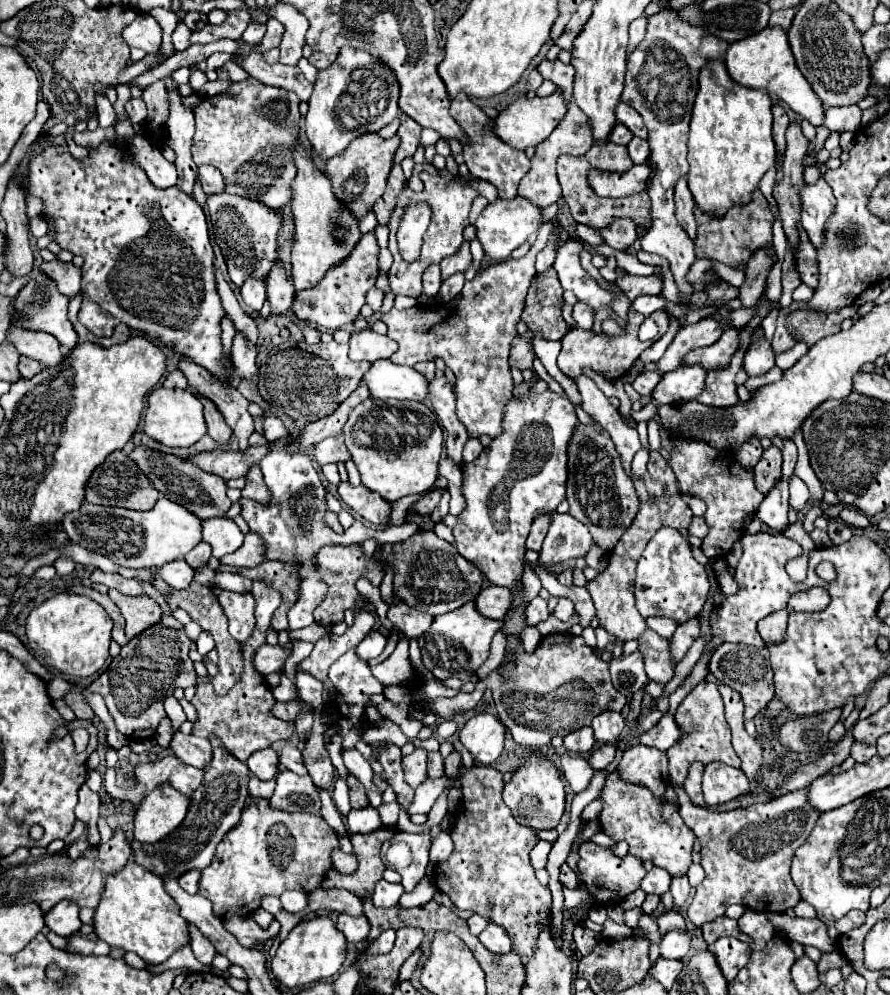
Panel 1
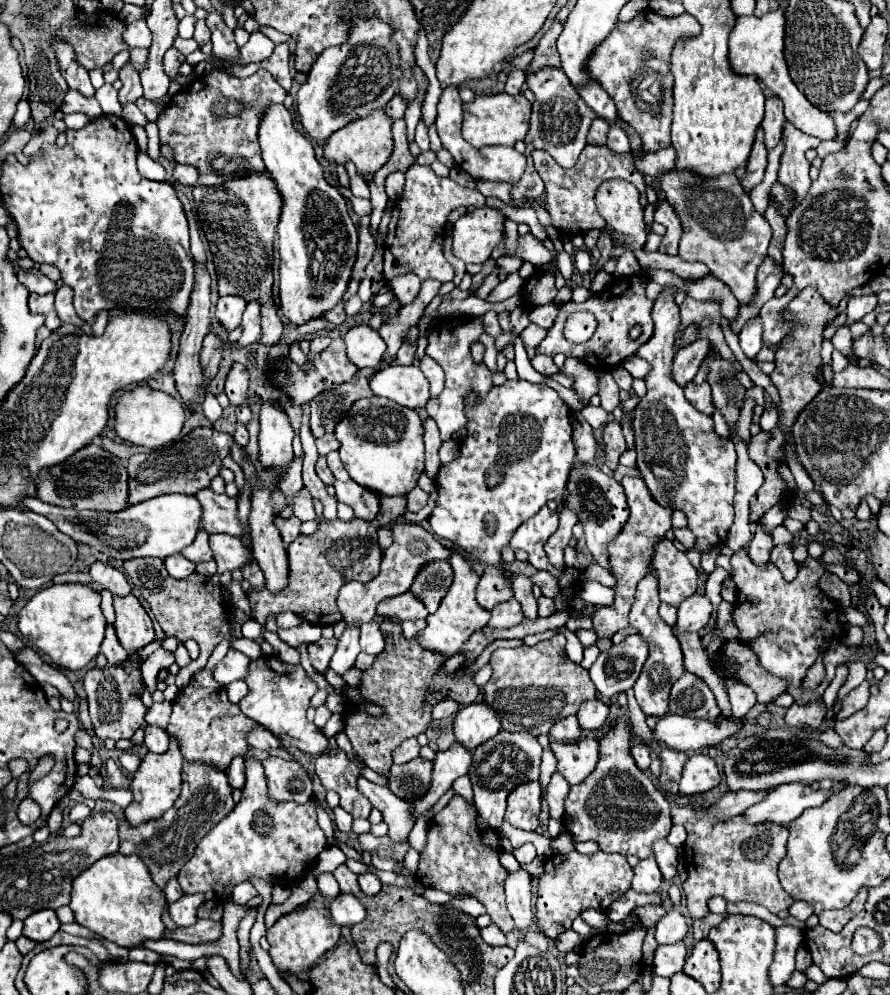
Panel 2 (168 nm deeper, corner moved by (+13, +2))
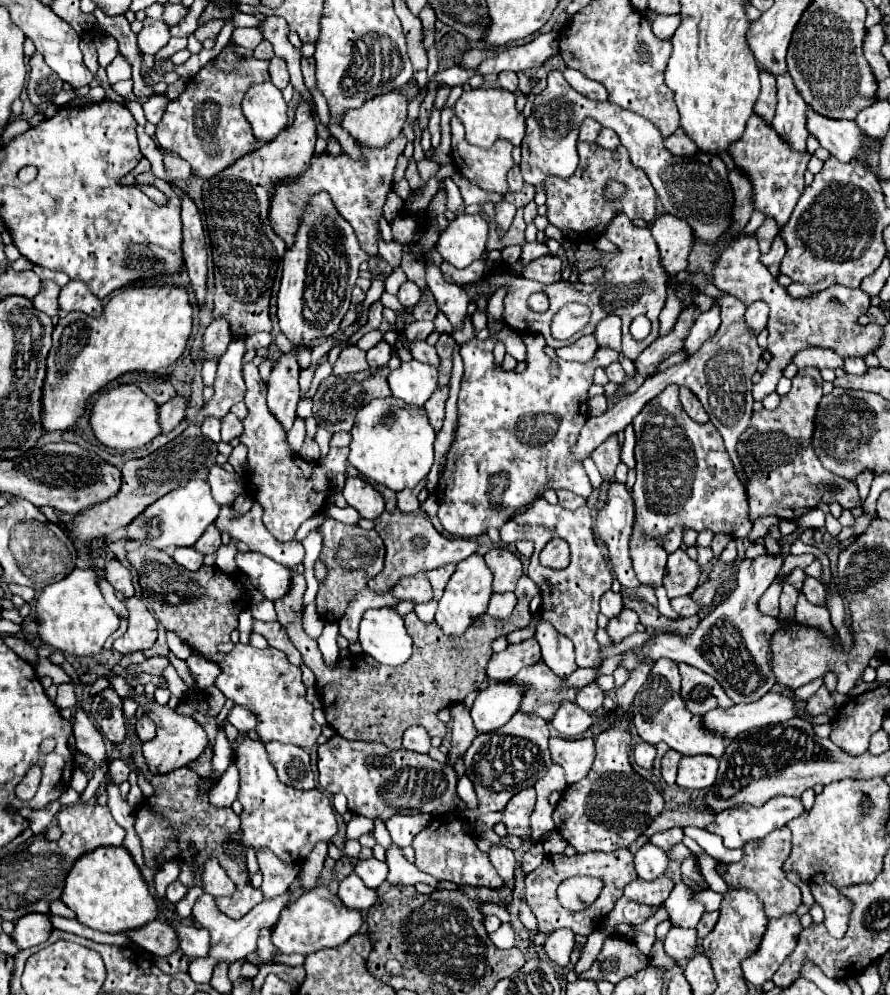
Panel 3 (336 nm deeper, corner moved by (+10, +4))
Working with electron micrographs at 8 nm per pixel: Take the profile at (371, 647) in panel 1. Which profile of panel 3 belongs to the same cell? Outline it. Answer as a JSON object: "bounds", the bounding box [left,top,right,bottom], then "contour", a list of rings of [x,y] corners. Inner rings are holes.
{"bounds":[359,608,413,666],"contour":[[[393,608],[367,610],[359,628],[359,642],[365,654],[387,666],[403,664],[413,650],[403,618]]]}

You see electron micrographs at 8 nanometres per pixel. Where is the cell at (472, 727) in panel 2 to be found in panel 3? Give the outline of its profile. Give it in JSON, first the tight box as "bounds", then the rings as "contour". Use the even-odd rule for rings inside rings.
{"bounds":[471,684,523,734],"contour":[[[489,684],[473,702],[471,718],[479,734],[501,728],[519,708],[523,686],[515,684]]]}

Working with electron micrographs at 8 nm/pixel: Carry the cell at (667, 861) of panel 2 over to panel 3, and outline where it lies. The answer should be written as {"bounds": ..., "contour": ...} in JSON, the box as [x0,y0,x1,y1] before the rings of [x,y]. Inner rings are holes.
{"bounds":[649,828,683,854],"contour":[[[671,828],[671,830],[665,830],[665,832],[657,832],[649,838],[649,842],[657,848],[661,848],[665,854],[683,840],[683,830],[681,828]]]}

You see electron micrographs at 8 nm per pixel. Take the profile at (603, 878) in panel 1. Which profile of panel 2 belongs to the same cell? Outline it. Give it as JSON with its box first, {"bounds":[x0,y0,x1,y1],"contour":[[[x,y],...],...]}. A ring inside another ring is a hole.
{"bounds":[536,852,632,938],"contour":[[[570,852],[566,856],[562,854],[552,854],[550,858],[544,860],[544,874],[538,878],[538,896],[536,896],[536,926],[546,938],[556,938],[558,934],[566,932],[572,928],[574,918],[578,918],[584,910],[600,910],[606,912],[610,904],[620,898],[632,882],[632,868],[626,862],[624,854],[606,854],[606,852],[594,852],[594,854],[578,854]]]}

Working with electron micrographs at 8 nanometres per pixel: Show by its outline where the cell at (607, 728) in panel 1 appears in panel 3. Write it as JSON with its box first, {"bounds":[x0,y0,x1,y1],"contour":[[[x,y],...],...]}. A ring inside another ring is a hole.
{"bounds":[577,682,605,714],"contour":[[[597,682],[583,686],[577,694],[577,704],[589,714],[595,714],[603,706],[603,700],[605,700],[605,692],[597,686]]]}

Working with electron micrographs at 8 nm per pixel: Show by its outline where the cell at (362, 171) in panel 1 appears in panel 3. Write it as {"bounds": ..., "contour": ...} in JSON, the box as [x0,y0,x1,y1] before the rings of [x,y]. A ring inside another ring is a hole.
{"bounds":[341,92,407,148],"contour":[[[391,92],[373,98],[359,110],[349,110],[341,120],[341,126],[361,146],[385,148],[401,134],[405,118],[407,98],[401,92]]]}

